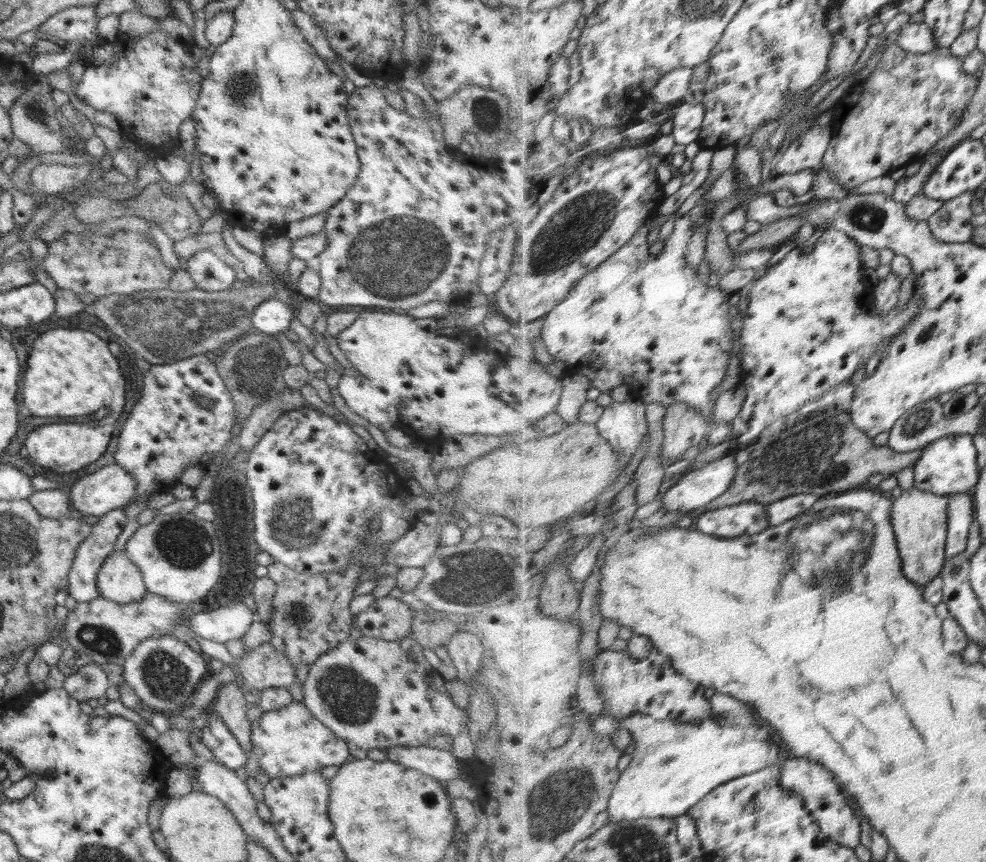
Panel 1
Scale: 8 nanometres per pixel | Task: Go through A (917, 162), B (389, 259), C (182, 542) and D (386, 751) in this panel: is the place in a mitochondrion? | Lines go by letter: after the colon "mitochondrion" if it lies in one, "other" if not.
A: other
B: mitochondrion
C: mitochondrion
D: other

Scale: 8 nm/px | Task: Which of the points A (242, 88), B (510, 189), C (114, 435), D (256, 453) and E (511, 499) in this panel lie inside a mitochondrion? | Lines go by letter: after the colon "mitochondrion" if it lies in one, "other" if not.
A: mitochondrion
B: other
C: other
D: other
E: mitochondrion

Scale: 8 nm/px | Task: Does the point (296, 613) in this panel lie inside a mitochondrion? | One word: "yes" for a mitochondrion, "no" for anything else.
yes

